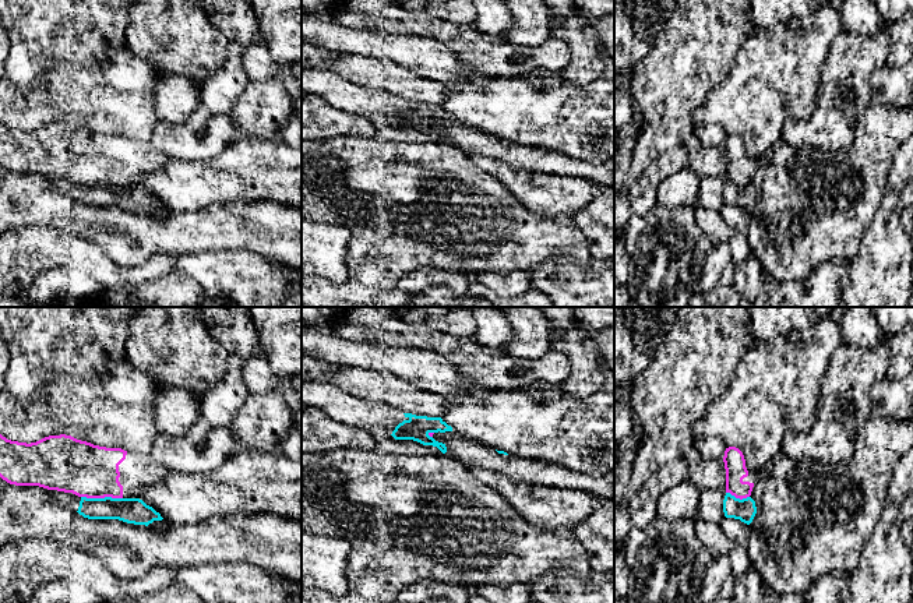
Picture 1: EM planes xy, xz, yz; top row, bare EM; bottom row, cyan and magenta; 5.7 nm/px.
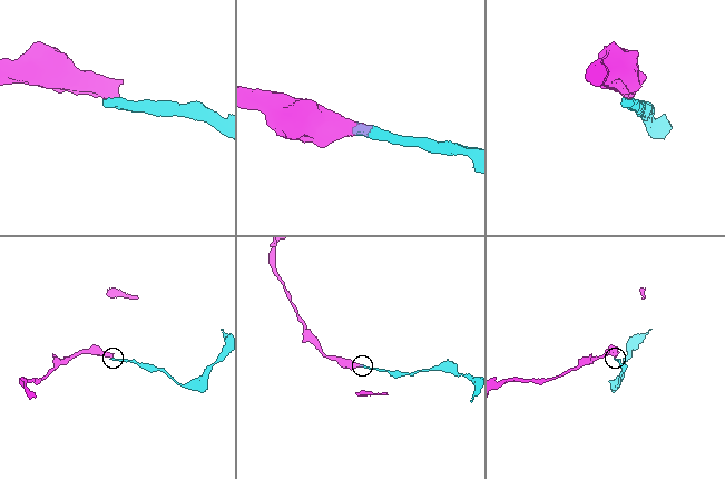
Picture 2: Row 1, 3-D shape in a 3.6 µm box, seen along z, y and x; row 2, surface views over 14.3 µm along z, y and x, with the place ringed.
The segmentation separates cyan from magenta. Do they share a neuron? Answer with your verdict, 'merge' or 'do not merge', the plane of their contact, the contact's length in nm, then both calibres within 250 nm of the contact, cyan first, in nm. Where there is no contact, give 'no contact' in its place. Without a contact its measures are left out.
do not merge | xy | 240 nm | 150/300 nm

